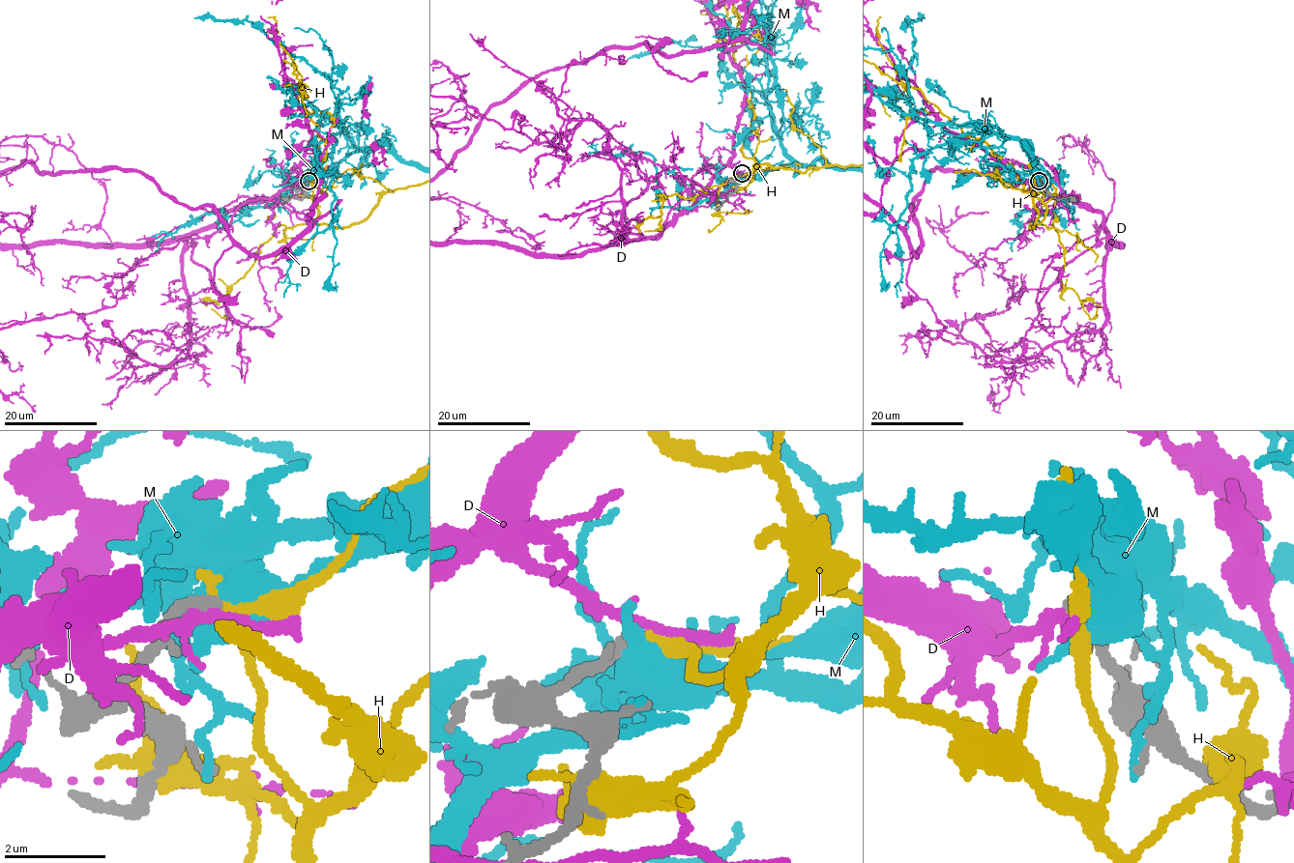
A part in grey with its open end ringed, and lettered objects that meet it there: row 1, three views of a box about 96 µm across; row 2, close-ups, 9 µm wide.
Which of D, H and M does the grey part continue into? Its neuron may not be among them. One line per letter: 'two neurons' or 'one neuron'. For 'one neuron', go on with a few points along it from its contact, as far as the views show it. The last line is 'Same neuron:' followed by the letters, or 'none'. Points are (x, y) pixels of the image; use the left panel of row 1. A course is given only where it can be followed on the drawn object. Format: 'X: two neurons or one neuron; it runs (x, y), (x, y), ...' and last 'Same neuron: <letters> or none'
D: two neurons
H: two neurons
M: two neurons
Same neuron: none

